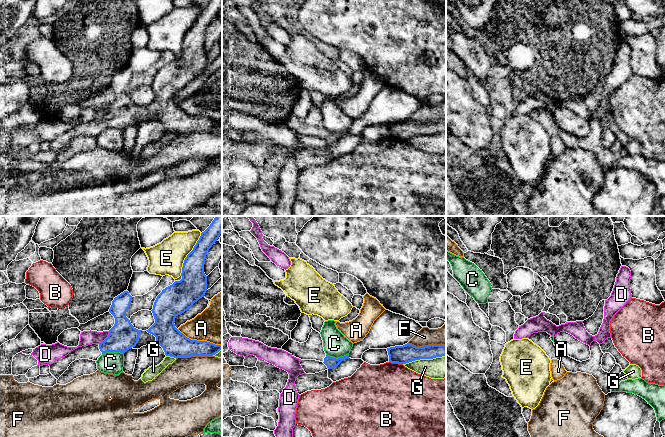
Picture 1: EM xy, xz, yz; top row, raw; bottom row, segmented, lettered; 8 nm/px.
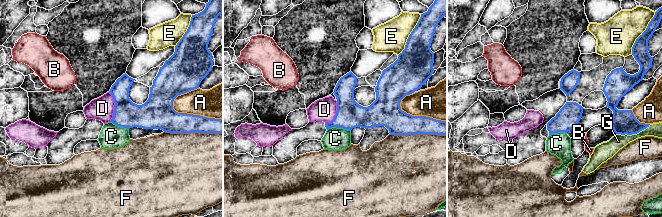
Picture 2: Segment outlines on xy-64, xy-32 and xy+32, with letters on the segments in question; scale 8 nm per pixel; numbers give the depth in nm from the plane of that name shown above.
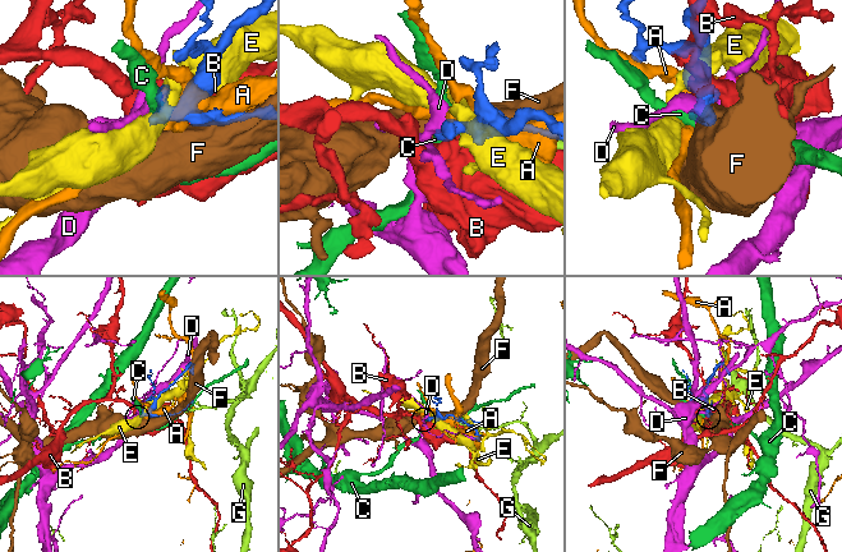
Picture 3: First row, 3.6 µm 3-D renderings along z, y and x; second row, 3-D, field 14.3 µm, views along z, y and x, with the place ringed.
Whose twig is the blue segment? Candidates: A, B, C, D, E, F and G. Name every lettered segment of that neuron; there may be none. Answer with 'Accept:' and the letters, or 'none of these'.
Accept: none of these

